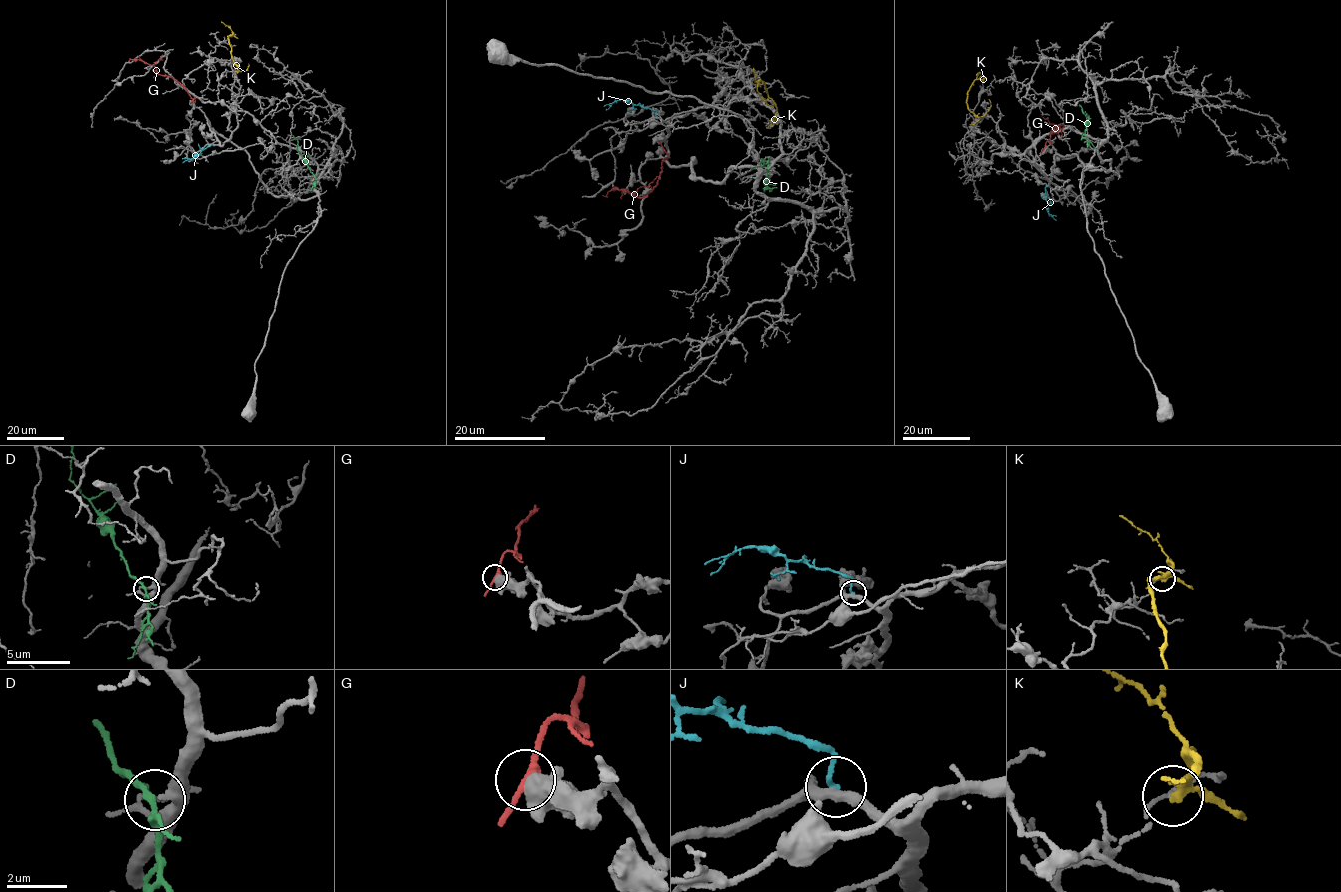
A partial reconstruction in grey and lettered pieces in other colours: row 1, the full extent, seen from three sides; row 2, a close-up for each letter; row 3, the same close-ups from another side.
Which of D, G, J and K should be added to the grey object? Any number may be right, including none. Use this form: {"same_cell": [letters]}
{"same_cell": ["D"]}

